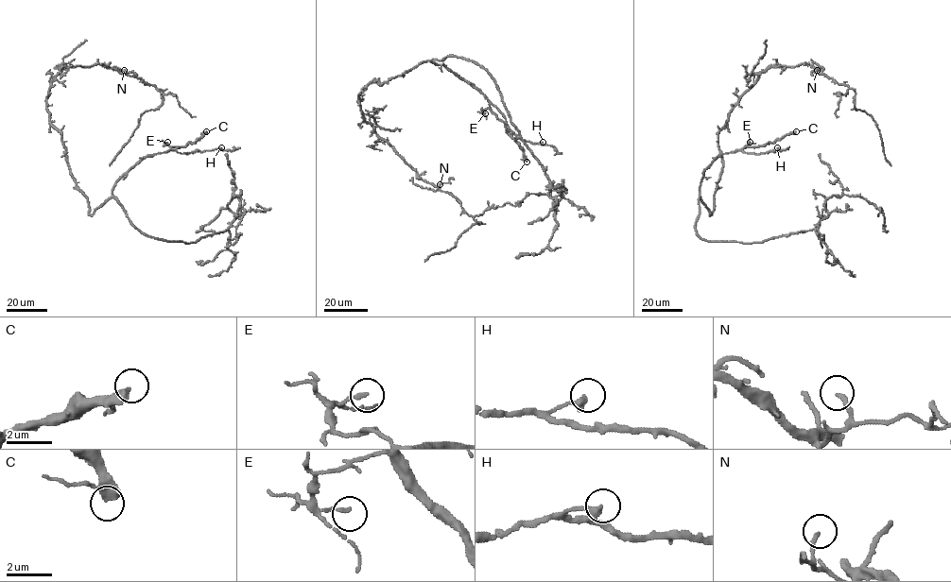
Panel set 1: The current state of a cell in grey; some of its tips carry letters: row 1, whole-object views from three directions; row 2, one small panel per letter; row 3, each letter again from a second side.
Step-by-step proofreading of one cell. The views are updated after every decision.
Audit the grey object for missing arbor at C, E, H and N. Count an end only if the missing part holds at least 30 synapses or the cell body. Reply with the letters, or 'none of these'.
C

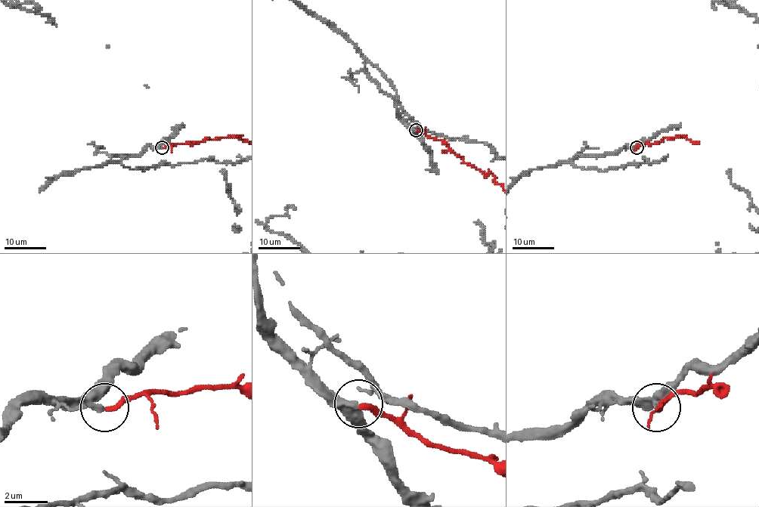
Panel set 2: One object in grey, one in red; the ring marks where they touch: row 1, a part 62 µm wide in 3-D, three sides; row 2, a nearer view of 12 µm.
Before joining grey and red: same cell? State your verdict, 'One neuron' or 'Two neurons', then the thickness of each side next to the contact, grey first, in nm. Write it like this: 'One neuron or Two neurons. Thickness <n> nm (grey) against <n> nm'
One neuron. Thickness 280 nm (grey) against 240 nm

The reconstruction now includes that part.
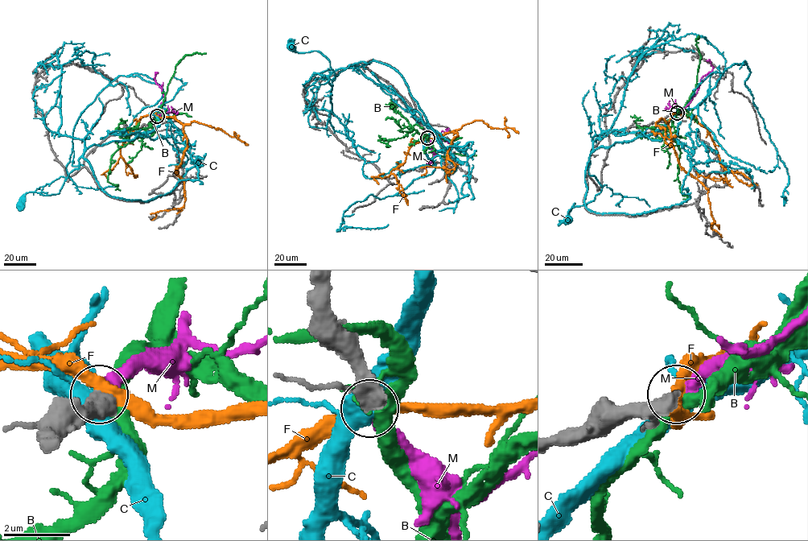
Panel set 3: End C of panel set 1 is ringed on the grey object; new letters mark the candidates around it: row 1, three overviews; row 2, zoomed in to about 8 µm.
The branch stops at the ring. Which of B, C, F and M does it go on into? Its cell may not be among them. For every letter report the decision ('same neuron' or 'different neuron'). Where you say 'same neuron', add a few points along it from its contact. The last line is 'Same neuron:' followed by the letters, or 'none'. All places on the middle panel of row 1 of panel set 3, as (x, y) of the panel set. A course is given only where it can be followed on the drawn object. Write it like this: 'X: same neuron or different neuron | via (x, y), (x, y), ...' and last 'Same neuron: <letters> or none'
B: different neuron
C: different neuron
F: different neuron
M: same neuron | via (427, 138), (434, 154), (425, 167), (427, 162)
Same neuron: M

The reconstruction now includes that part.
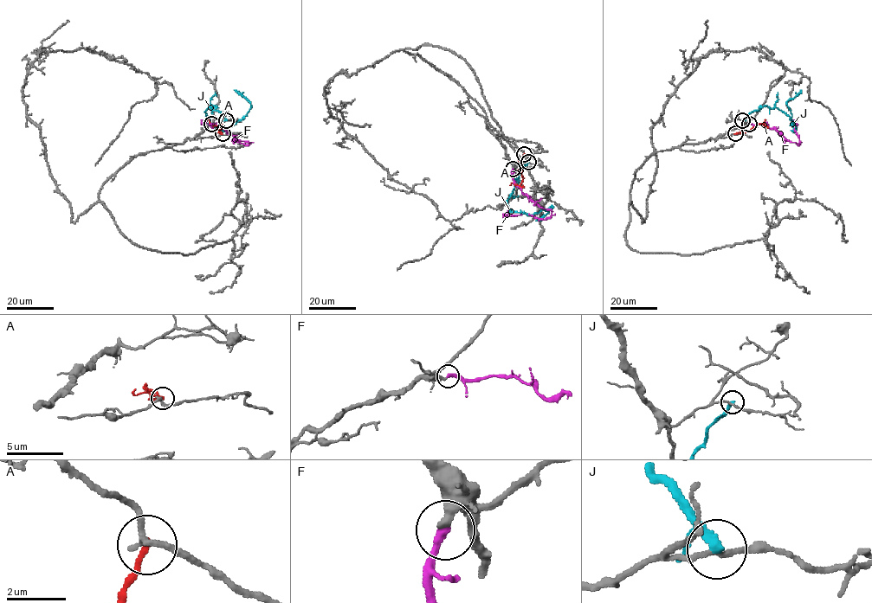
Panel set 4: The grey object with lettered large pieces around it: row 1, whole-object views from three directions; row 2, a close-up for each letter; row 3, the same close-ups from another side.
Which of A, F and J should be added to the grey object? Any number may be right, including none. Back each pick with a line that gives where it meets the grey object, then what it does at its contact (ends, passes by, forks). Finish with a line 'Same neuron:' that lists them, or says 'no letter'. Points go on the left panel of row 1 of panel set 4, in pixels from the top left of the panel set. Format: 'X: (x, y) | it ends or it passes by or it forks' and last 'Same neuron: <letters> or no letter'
F: (211, 124) | it ends
Same neuron: F

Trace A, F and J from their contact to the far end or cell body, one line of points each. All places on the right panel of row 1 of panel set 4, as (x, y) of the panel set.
A: (734, 133), (747, 131), (757, 125), (765, 125), (765, 119)
F: (750, 124), (774, 127), (785, 138), (798, 144), (798, 137), (794, 130), (797, 124), (791, 119)
J: (742, 120), (764, 106), (776, 107), (788, 115), (795, 131), (796, 127), (791, 120), (787, 102), (802, 90)

